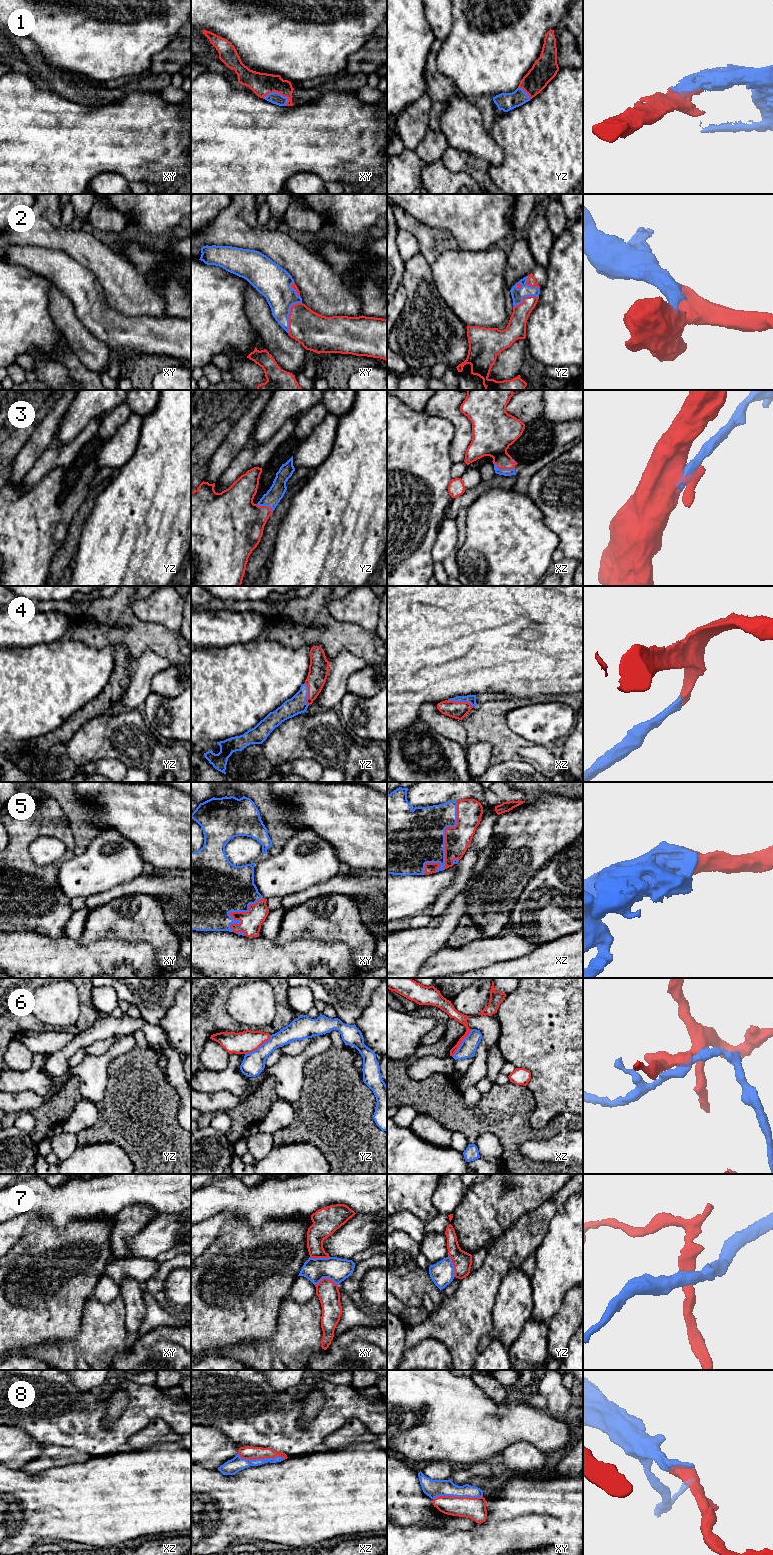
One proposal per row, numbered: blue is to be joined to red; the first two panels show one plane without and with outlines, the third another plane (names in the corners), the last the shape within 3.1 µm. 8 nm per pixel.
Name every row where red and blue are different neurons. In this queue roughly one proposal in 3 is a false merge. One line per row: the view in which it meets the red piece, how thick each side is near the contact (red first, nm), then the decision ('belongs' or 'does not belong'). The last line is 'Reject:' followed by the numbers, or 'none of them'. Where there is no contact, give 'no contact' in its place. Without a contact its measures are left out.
1: meets red in xy; 180 nm thick on the red side, 90 nm on the other; belongs
2: meets red in xy; 300 nm thick on the red side, 240 nm on the other; belongs
3: meets red in xz; 280 nm thick on the red side, 60 nm on the other; belongs
4: meets red in xz; 140 nm thick on the red side, 70 nm on the other; belongs
5: meets red in xz; 200 nm thick on the red side, 460 nm on the other; belongs
6: meets red in yz; 180 nm thick on the red side, 180 nm on the other; does not belong
7: meets red in xy; 170 nm thick on the red side, 190 nm on the other; does not belong
8: meets red in xy; 180 nm thick on the red side, 140 nm on the other; belongs
Reject: 6, 7

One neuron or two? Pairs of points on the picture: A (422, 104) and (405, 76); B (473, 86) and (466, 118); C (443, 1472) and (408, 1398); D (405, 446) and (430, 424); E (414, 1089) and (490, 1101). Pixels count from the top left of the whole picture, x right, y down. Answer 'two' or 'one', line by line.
A: two
B: two
C: two
D: one
E: one

